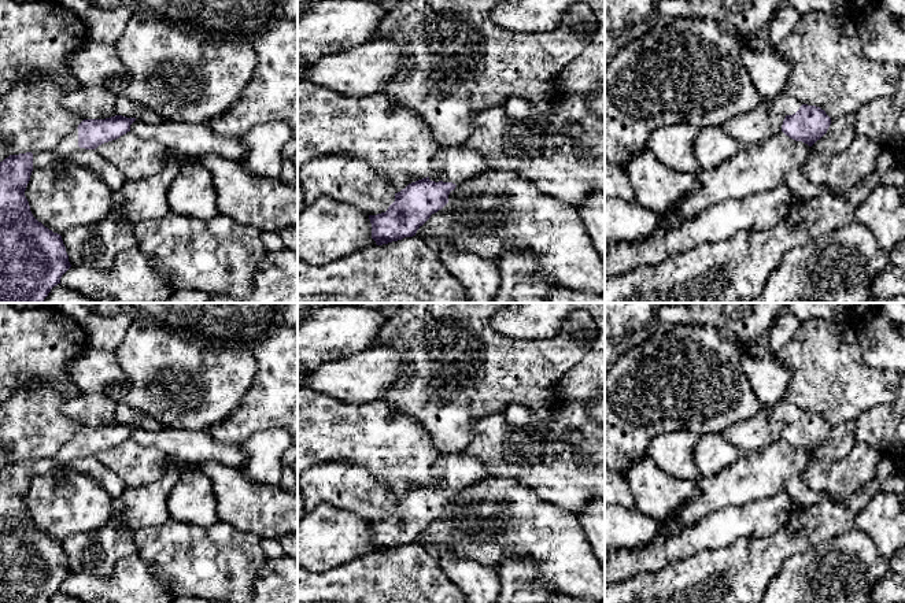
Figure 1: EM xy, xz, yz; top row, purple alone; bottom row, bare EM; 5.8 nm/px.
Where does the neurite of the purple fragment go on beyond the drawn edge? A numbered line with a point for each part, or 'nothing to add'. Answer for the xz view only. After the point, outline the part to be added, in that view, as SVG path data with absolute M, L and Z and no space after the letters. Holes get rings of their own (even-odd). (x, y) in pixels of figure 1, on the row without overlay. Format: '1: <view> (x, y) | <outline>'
1: xz (457, 470) | M466 451L443 454L431 469L431 488L459 492L469 484L492 477L491 469Z

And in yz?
1: yz (782, 410) | M784 400L776 402L773 404L762 404L772 419L779 419L784 422L795 421L802 413L797 406L790 404Z

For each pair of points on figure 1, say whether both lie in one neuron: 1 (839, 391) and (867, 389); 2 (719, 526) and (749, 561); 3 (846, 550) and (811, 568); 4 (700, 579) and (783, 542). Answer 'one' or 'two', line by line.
1: one
2: two
3: one
4: one

